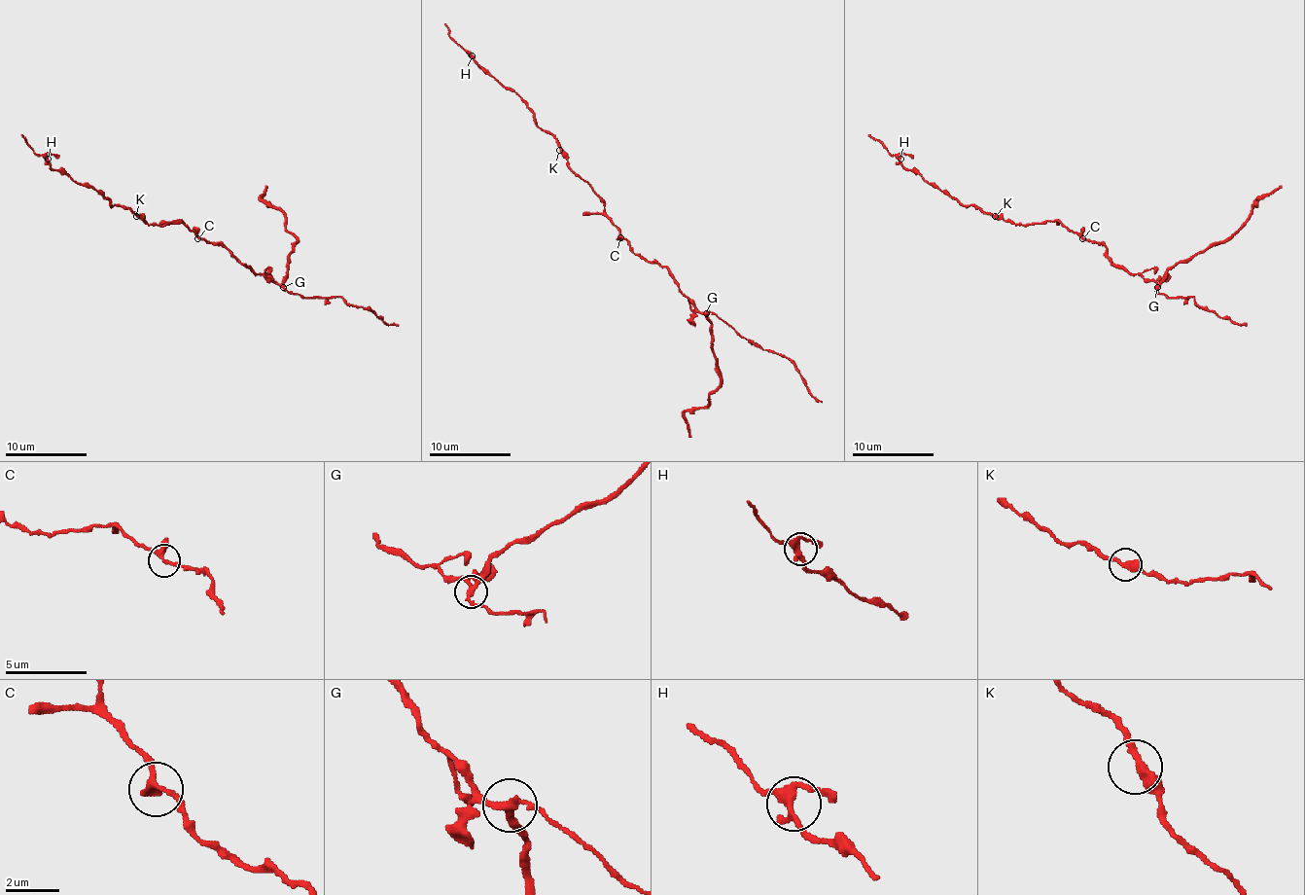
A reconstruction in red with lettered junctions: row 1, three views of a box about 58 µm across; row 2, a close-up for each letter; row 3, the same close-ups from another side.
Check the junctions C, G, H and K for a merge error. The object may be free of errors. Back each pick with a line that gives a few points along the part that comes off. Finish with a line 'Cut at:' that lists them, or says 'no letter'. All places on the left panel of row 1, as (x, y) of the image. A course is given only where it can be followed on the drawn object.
G: Course of the part to remove: (283, 287), (287, 261), (296, 238), (285, 228), (283, 214), (261, 199), (266, 185)
Cut at: G

